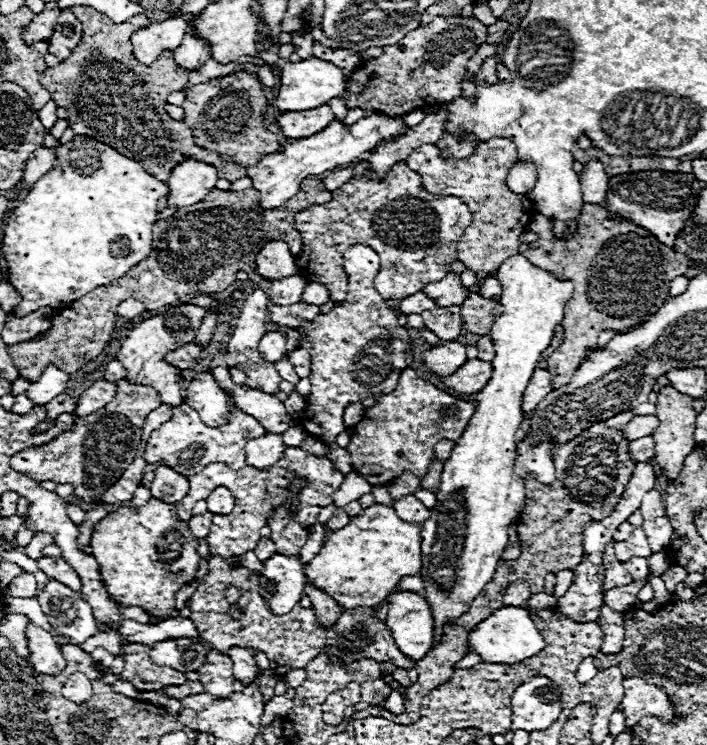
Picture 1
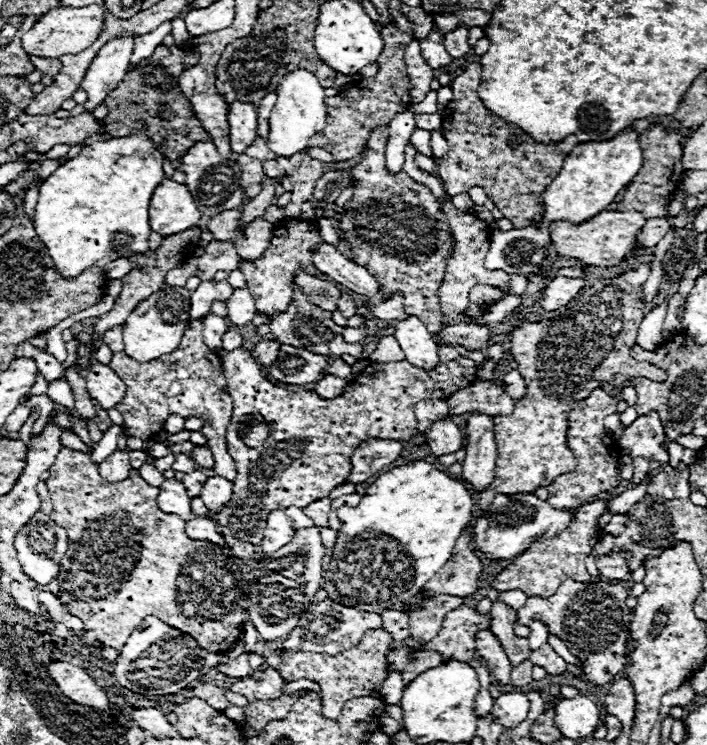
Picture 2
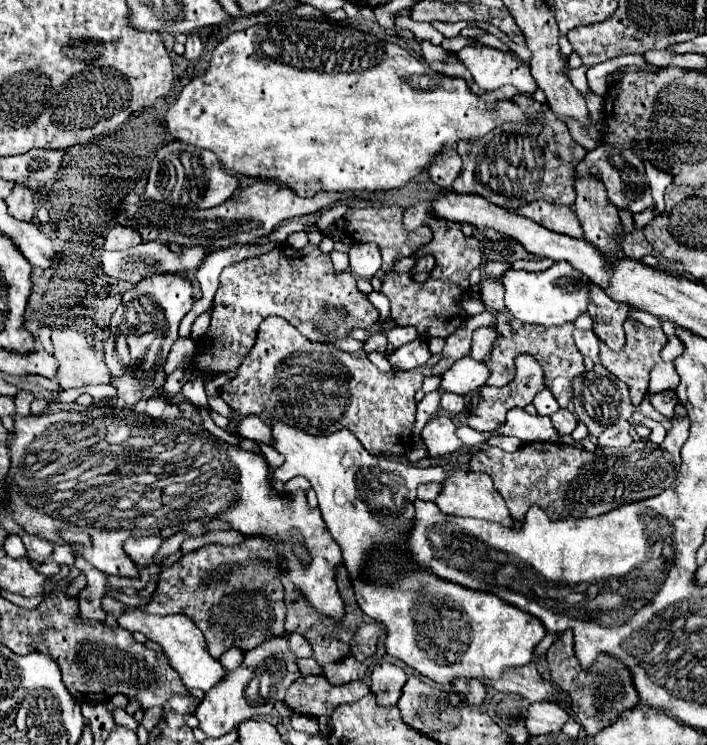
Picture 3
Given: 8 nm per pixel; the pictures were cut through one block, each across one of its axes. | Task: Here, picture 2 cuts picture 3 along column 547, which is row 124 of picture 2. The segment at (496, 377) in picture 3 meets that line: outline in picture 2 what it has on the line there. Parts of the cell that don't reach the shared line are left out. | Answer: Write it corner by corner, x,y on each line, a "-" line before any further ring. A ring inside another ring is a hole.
396,26
380,28
380,34
384,34
384,54
380,54
380,58
376,60
378,74
374,78
362,78
354,82
348,90
342,90
340,94
326,98
328,122
324,130
320,134
314,134
308,142
310,148
318,146
328,150
336,158
336,162
358,158
364,152
368,134
376,126
388,126
398,112
410,106
410,78
406,76
404,52
414,36
398,30

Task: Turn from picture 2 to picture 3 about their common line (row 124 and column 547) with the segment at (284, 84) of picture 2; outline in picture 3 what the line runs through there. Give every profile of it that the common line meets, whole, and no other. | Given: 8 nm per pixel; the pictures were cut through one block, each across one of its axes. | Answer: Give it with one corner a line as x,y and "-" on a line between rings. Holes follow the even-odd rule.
554,262
552,268
532,274
522,270
506,270
500,278
506,294
506,308
522,322
560,326
564,322
574,322
588,308
588,278
566,262

